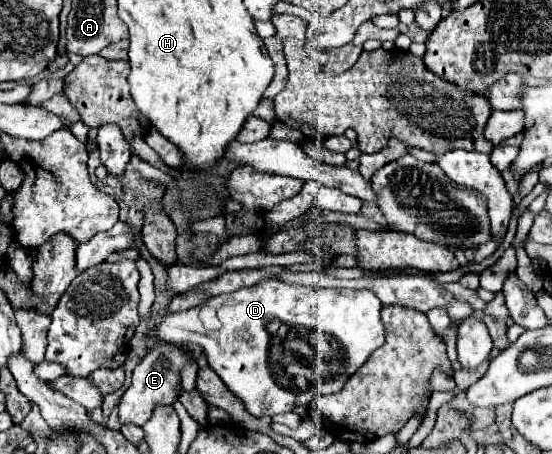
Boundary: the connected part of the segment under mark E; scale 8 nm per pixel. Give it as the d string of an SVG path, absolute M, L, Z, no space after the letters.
M158 345L154 351L150 351L140 365L134 369L134 377L132 377L132 385L128 387L128 391L124 393L120 405L118 405L118 419L120 425L144 425L150 415L152 415L152 403L168 403L172 405L174 397L176 397L176 387L180 383L180 369L184 367L184 363L188 361L188 355L180 353L180 349L176 349L174 345Z

